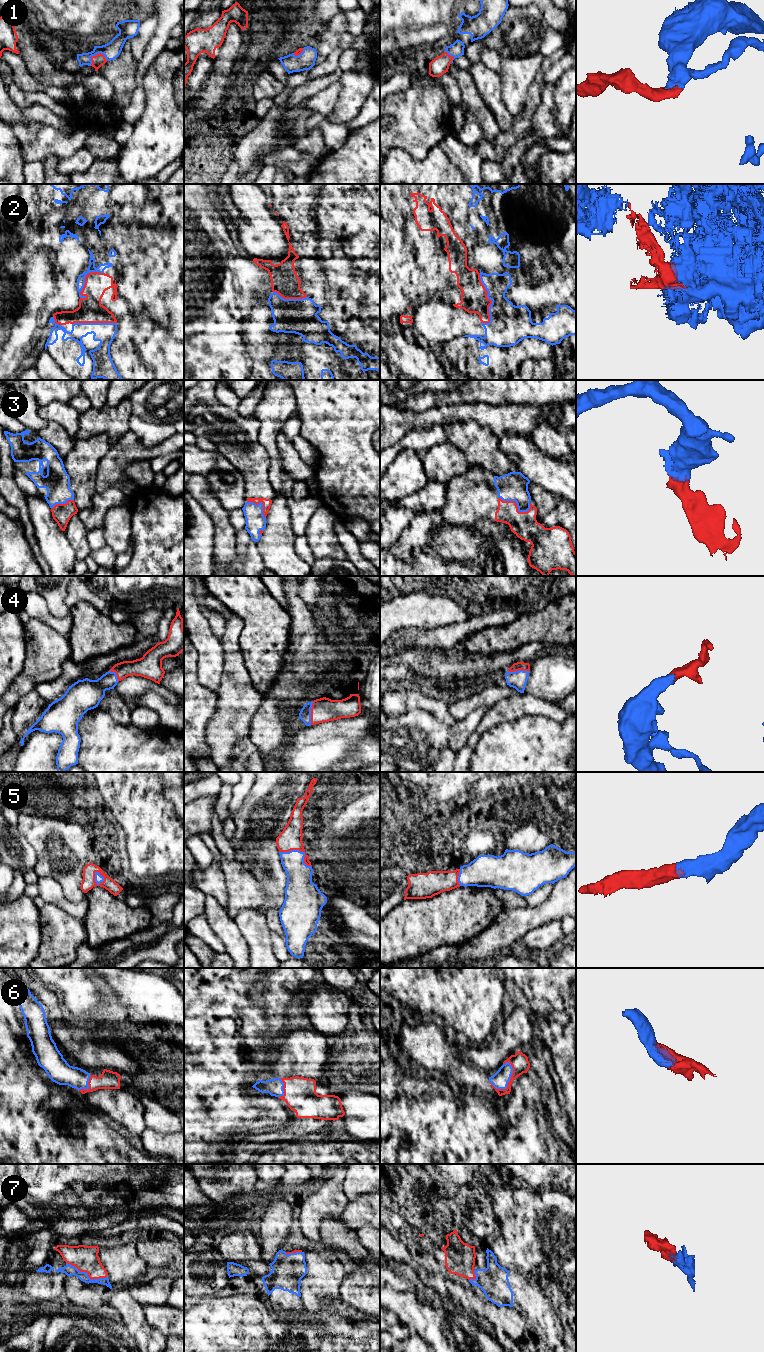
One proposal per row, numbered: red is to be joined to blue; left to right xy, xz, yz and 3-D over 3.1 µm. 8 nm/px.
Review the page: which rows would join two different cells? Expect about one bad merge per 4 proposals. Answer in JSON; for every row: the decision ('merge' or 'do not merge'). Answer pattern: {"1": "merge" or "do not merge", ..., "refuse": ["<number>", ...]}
{"1": "merge", "2": "do not merge", "3": "merge", "4": "merge", "5": "merge", "6": "merge", "7": "merge", "refuse": ["2"]}

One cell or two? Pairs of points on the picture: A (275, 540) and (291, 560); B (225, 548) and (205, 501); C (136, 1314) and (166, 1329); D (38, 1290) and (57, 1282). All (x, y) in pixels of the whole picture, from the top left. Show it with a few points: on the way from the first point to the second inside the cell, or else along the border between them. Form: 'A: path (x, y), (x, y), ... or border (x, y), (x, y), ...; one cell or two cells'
A: path (276, 545), (286, 555); one cell
B: path (224, 536), (221, 520), (217, 513); one cell
C: border (142, 1306), (145, 1319), (163, 1335); two cells
D: path (43, 1288), (53, 1287); one cell

